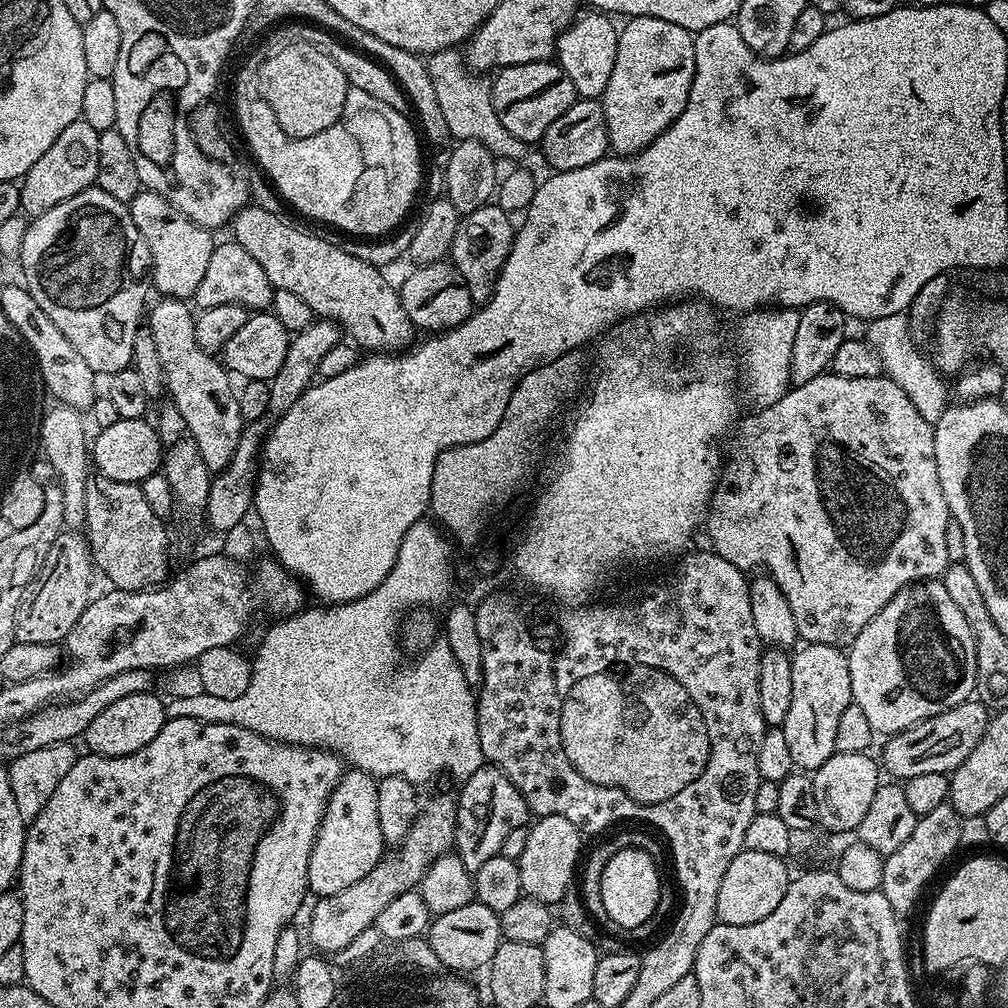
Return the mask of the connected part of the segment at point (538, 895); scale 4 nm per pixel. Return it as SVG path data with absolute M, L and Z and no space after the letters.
M541 816L535 823L536 825L528 828L526 846L518 861L522 893L525 897L541 900L543 904L556 906L573 887L572 875L575 872L577 875L578 865L582 860L582 852L580 856L582 833L579 828L561 816Z

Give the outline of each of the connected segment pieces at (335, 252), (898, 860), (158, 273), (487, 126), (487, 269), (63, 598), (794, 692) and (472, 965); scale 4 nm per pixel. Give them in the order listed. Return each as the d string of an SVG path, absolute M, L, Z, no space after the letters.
M246 206L230 225L230 231L236 235L233 236L235 243L240 244L242 250L246 250L246 254L250 254L250 258L254 258L258 266L262 266L262 270L266 270L266 278L272 283L273 289L302 298L302 302L310 306L312 313L332 321L347 335L349 332L353 336L349 337L361 349L369 348L369 353L384 354L389 350L407 349L413 343L411 340L414 329L406 310L402 310L399 291L393 285L392 288L388 285L387 278L383 276L385 273L379 267L351 256L344 246L331 244L312 232L303 232L298 225L283 220L281 216L257 206Z
M945 802L938 810L919 817L914 826L914 834L894 850L894 854L884 857L884 873L879 891L884 893L886 902L896 911L897 917L904 915L916 904L916 899L924 892L924 887L936 876L936 871L952 856L952 851L960 844L961 817L957 816L951 803Z
M140 191L130 201L130 209L134 226L149 247L147 255L152 258L152 280L160 291L159 295L183 301L195 297L198 282L202 282L206 265L210 263L213 233L190 217L183 216L169 200L156 192Z
M444 49L431 53L426 60L427 70L434 85L434 94L437 95L450 134L458 140L478 139L502 158L520 157L526 152L526 146L509 134L498 120L497 112L493 108L491 81L478 77L481 75L467 72L462 65L463 55L458 53L457 49Z
M489 202L467 213L456 228L450 253L450 262L462 274L472 295L473 305L479 306L492 297L496 279L512 249L513 217L495 203Z
M76 530L61 531L54 538L46 558L39 564L30 590L20 600L14 622L15 643L60 644L67 641L78 618L90 603L88 583L92 580L92 572L94 565L87 539Z
M808 644L800 653L792 656L790 710L786 710L782 727L786 734L786 746L790 746L790 758L797 769L815 770L832 757L836 751L834 734L838 734L842 710L846 710L851 703L848 657L839 647Z
M479 902L458 906L458 910L450 910L450 914L442 914L431 921L426 943L434 950L437 961L453 973L468 974L464 972L487 969L502 943L500 916L490 910L490 906L482 906Z

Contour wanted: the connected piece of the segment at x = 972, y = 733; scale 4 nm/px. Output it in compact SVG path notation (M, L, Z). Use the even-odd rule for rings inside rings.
M965 702L959 704L957 708L951 708L934 718L924 720L921 724L907 728L905 732L897 732L884 748L883 771L887 775L889 772L892 775L889 777L900 782L914 778L918 774L934 774L935 772L951 774L958 766L962 766L962 762L966 762L970 750L978 746L982 734L988 728L989 719L989 709L983 704Z

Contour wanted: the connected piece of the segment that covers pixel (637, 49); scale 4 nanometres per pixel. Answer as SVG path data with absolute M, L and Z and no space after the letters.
M633 16L625 28L619 29L618 56L614 58L614 70L602 97L604 117L608 127L608 142L616 154L635 154L641 152L654 138L658 138L675 122L678 114L688 101L694 66L694 36L682 26L674 26L665 20L649 16Z

